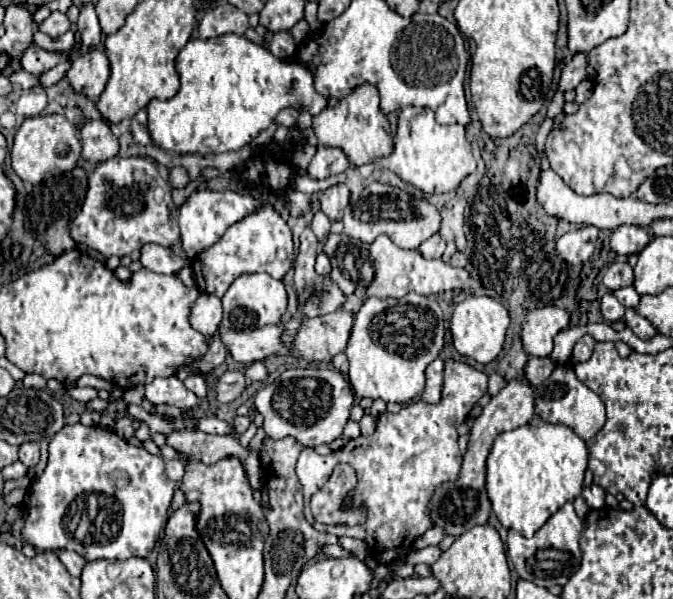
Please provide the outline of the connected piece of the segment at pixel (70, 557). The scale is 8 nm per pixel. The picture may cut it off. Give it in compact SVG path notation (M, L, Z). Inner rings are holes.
M69 550L59 552L59 560L65 564L65 568L67 568L67 572L69 572L71 576L81 576L83 566L87 564L87 560L85 560L81 554L69 552Z

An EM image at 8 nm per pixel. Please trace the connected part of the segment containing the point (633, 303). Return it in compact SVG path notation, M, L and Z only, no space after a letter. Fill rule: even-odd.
M633 286L615 290L615 296L617 296L617 300L619 300L625 308L637 308L637 304L639 304L639 294L635 292Z

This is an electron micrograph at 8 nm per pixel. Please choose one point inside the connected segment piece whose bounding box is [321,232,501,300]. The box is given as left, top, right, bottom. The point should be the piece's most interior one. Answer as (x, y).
(381, 269)

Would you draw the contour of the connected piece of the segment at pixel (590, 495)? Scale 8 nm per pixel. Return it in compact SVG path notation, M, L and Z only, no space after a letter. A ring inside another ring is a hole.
M595 484L583 490L583 498L589 504L589 508L603 508L605 505L605 491Z

